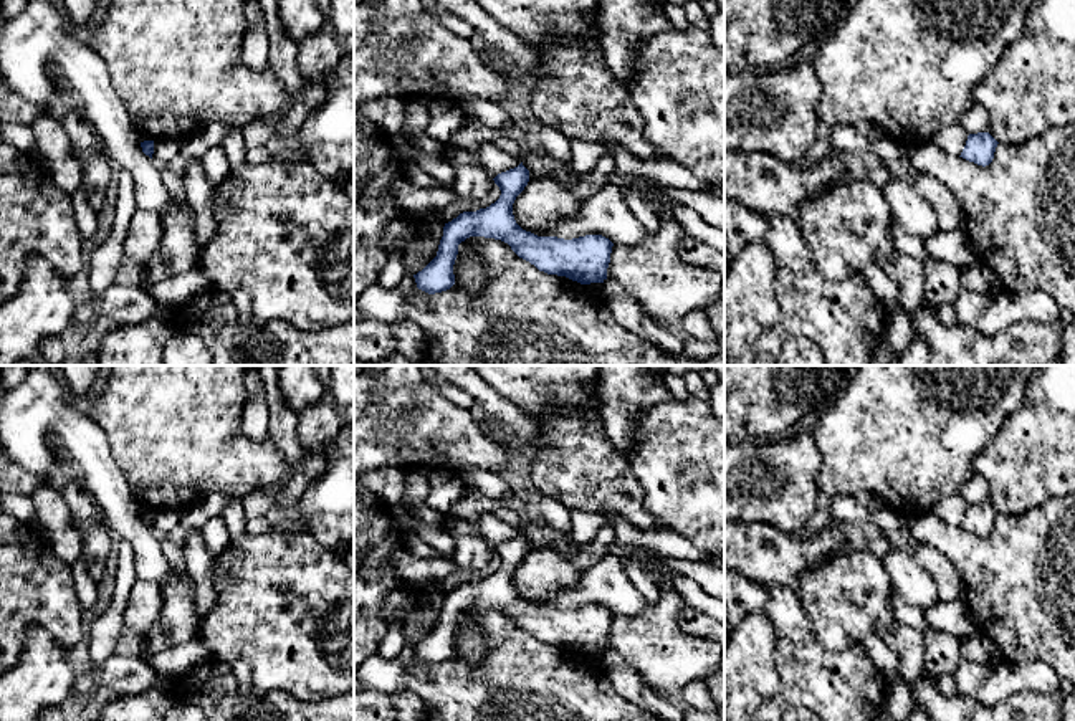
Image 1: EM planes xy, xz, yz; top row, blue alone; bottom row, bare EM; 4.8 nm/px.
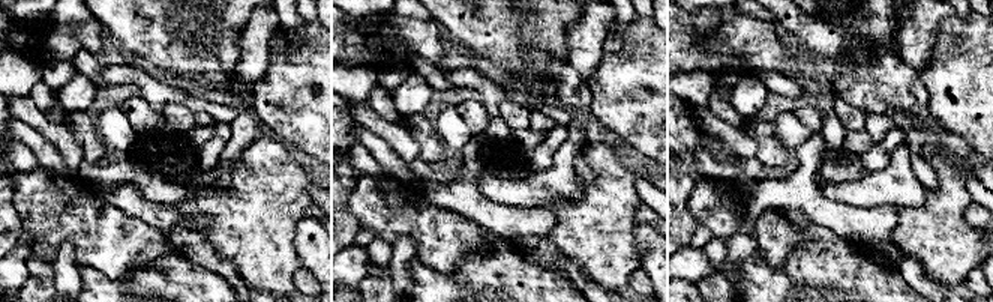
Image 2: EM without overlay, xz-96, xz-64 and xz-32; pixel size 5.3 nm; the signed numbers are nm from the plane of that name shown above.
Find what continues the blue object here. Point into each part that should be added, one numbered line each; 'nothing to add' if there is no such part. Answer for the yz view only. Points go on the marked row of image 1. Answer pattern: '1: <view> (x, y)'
nothing to add

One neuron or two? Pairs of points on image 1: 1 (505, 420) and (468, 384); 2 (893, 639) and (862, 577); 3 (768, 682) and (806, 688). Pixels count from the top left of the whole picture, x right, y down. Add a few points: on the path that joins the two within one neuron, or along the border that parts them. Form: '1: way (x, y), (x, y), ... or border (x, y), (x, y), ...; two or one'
1: way (496, 410), (478, 392); one
2: way (883, 624), (862, 602), (862, 592); one
3: border (776, 645), (774, 670), (778, 690), (761, 703); two

